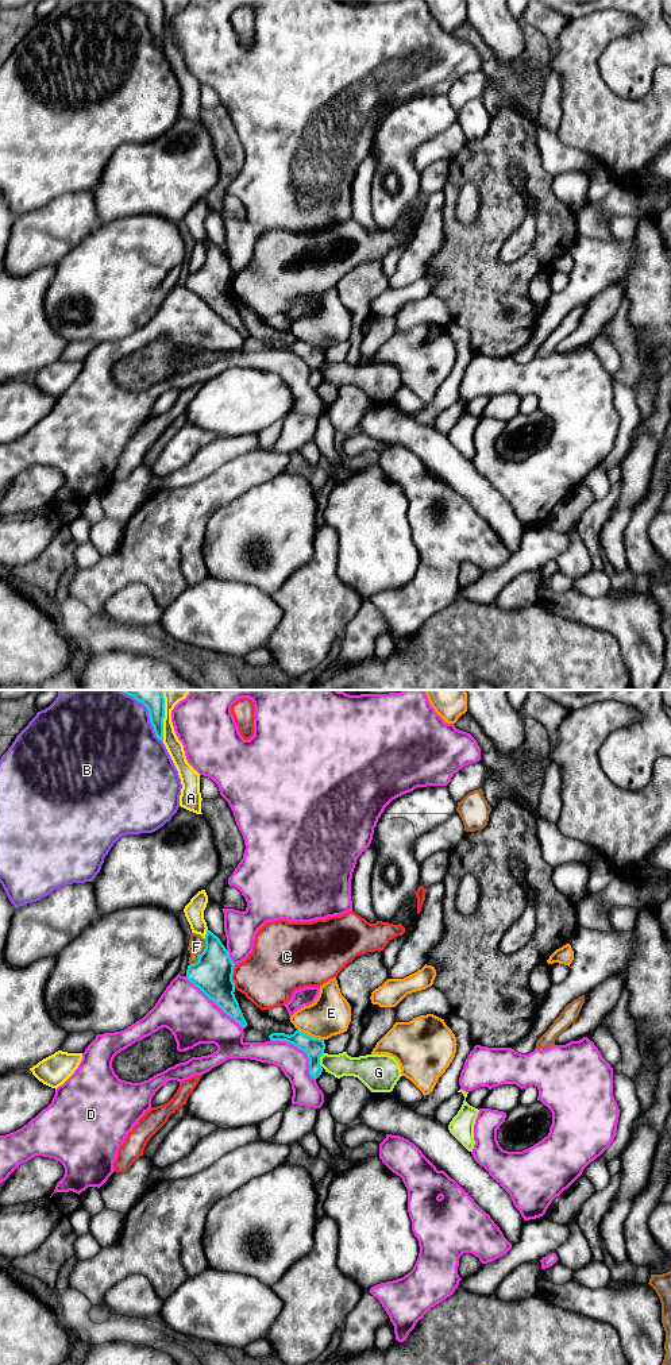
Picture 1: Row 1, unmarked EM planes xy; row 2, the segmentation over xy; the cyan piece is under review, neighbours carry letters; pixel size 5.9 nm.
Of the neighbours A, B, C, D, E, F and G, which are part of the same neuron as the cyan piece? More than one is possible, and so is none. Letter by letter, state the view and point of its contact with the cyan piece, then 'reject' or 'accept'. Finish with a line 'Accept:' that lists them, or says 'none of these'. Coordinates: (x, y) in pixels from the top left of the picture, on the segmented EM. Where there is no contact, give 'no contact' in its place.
A: xy (164, 716) | reject
B: xy (149, 712) | reject
C: xy (231, 976) | reject
D: xy (301, 1049) | reject
E: xy (309, 1036) | reject
F: xy (201, 953) | reject
G: xy (319, 1059) | reject
Accept: none of these

